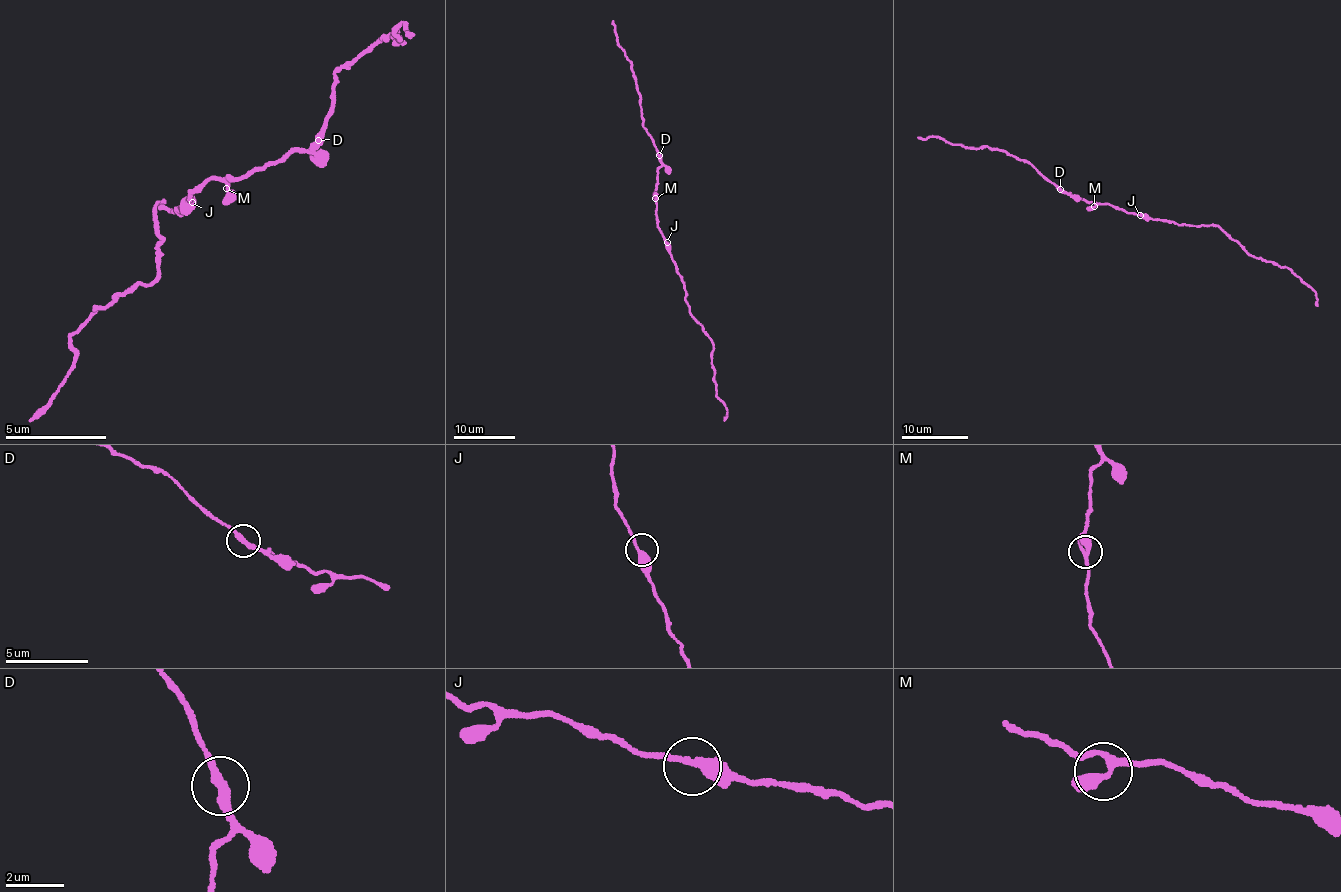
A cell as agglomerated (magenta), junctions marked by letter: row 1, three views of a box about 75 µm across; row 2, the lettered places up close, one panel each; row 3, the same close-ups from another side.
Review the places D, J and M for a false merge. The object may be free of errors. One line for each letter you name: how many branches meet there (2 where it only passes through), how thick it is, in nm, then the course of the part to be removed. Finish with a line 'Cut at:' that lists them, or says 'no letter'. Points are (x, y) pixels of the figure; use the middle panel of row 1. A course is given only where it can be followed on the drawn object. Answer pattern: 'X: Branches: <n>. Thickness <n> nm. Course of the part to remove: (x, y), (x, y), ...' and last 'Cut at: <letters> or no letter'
D: Branches: 2. Thickness 320 nm. Course of the part to remove: (658, 156), (643, 126), (631, 61), (617, 41), (612, 20)
Cut at: D

